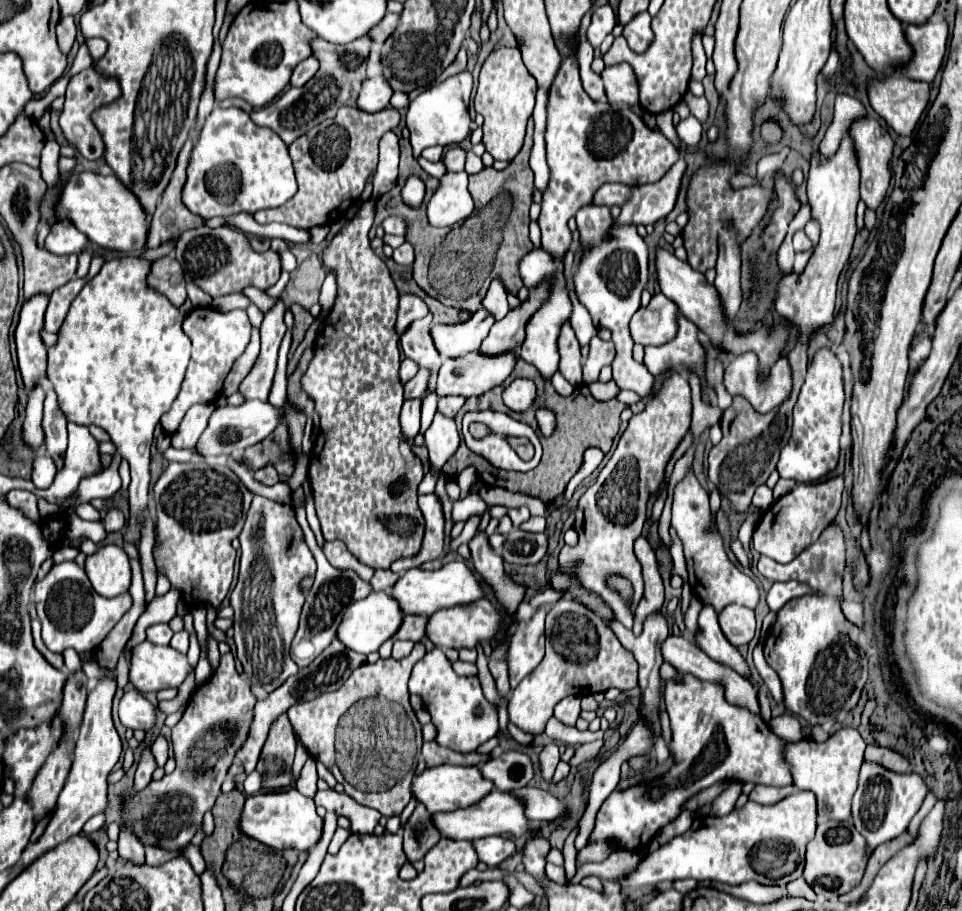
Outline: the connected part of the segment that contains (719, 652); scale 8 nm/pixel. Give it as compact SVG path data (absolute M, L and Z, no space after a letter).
M704 605L698 615L698 631L694 635L694 645L700 647L710 659L732 667L740 675L750 675L750 669L736 647L724 639L720 625L716 623L716 611L712 605Z

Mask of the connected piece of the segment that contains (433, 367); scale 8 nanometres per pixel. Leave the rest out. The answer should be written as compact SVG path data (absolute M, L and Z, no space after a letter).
M426 315L424 319L418 319L400 337L402 353L408 359L412 359L420 369L432 371L424 397L430 395L436 389L436 373L438 373L438 369L442 365L440 355L436 355L436 347L432 347L432 339L428 339L428 325L430 325L430 321L432 321L432 315Z

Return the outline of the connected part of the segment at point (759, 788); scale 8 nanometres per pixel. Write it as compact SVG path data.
M756 785L750 793L750 799L760 803L760 805L774 805L778 803L780 799L784 799L786 795L794 793L796 787L792 785L786 785L786 787L768 787L768 785Z

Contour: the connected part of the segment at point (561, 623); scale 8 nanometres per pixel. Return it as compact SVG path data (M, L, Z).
M560 599L546 615L546 655L542 663L526 675L512 691L508 713L510 721L526 733L538 735L552 717L554 705L568 695L604 693L610 687L630 691L638 685L636 661L630 651L624 651L612 629L584 603L576 599Z

